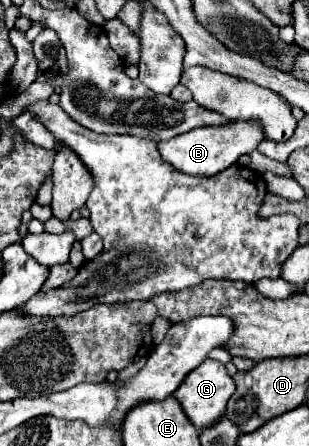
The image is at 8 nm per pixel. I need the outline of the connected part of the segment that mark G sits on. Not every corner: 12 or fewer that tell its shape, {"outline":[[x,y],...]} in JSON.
{"outline":[[209,358],[173,396],[201,428],[225,414],[235,382]]}

